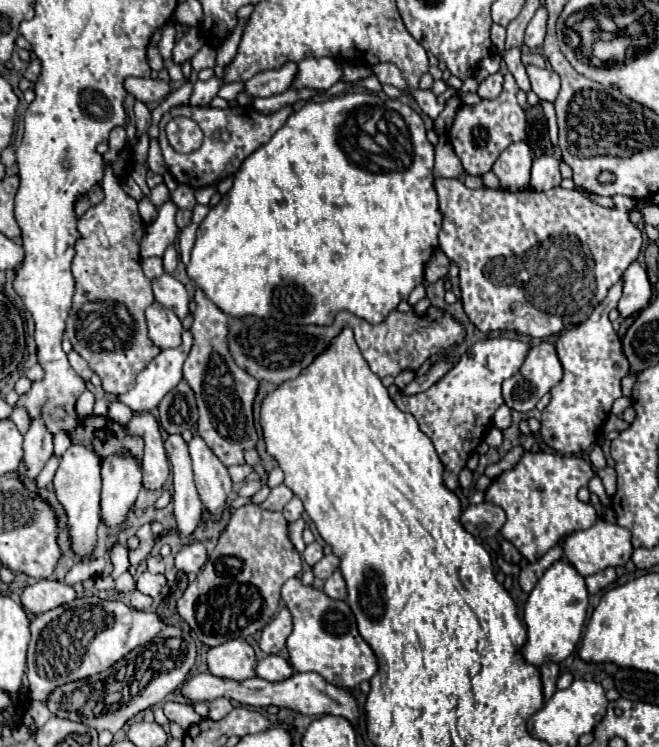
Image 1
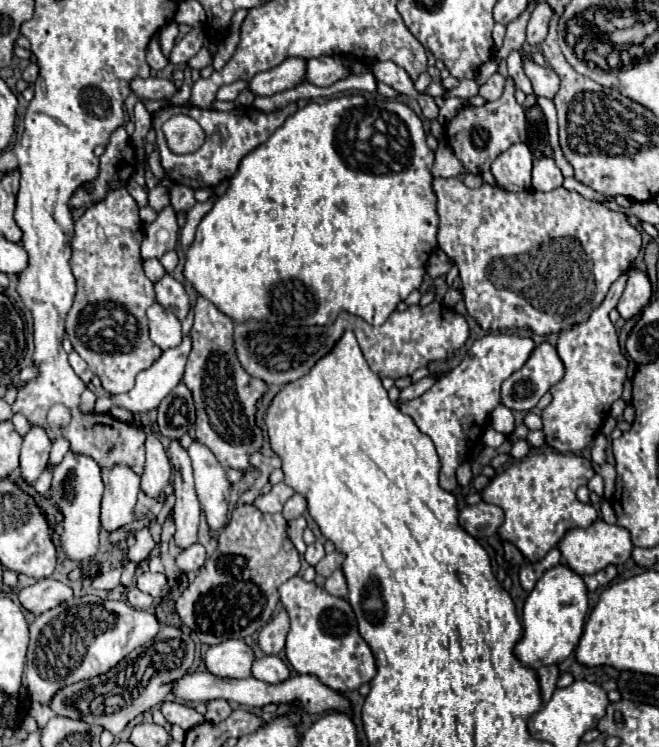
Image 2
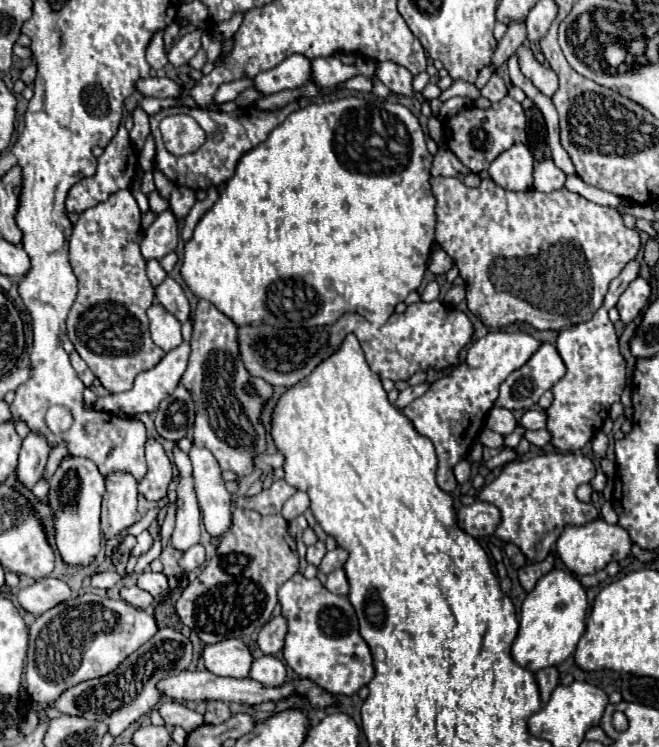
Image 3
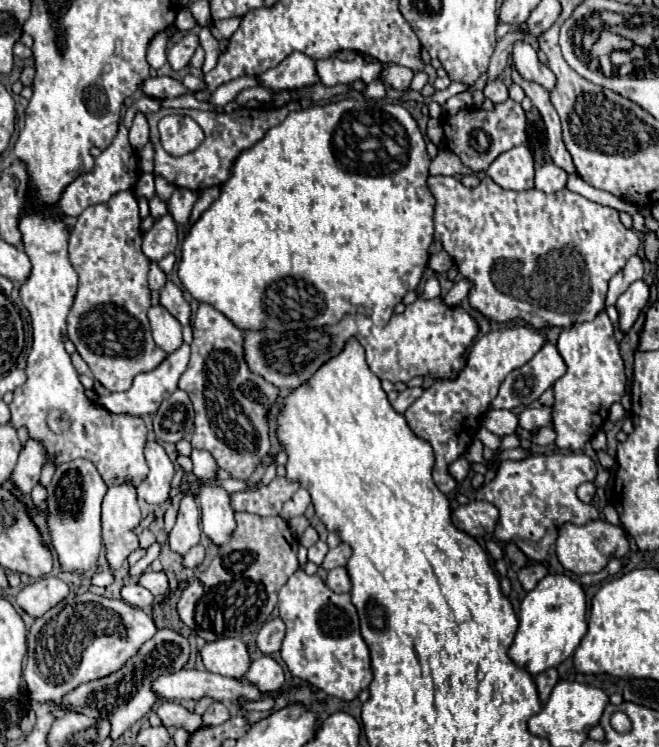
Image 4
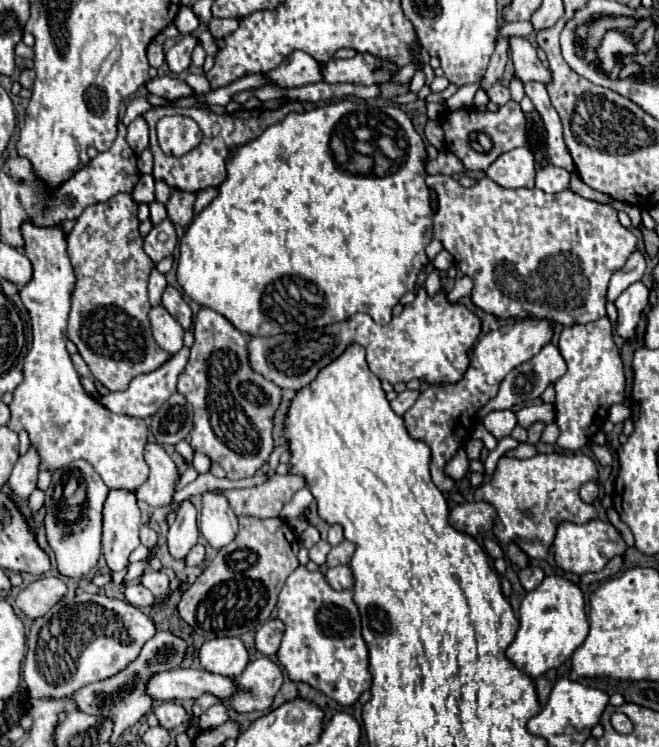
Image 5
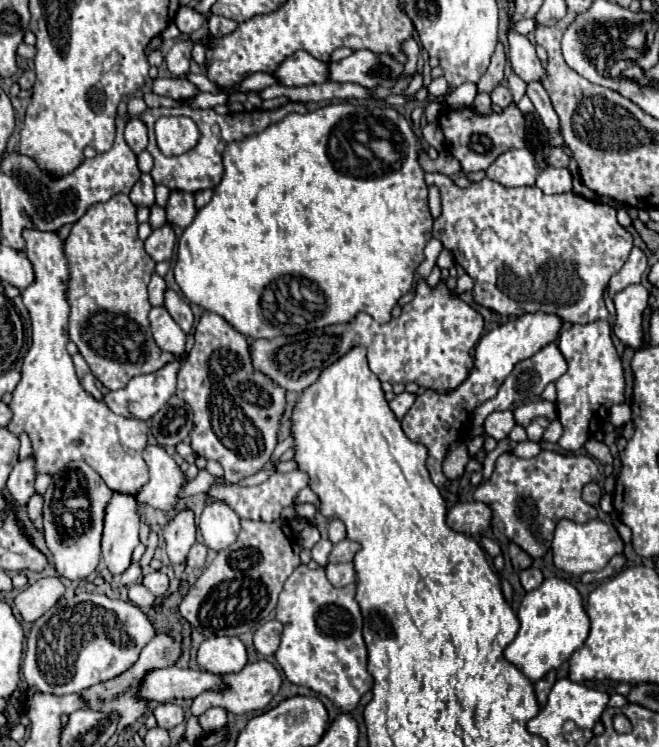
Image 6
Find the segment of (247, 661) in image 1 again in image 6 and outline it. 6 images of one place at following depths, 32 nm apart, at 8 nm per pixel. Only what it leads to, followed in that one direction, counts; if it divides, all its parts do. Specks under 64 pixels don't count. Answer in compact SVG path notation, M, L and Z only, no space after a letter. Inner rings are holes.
M212 636L202 640L196 662L202 670L212 674L240 672L246 666L248 654L236 636Z

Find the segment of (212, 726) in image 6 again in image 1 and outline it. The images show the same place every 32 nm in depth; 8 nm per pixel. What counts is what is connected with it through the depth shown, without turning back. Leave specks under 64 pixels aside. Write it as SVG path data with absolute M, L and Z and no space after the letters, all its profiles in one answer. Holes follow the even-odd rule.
M216 698L216 700L208 702L208 708L210 708L210 712L208 712L206 718L210 718L210 720L222 720L224 716L230 714L232 704L228 700L224 700L224 698Z

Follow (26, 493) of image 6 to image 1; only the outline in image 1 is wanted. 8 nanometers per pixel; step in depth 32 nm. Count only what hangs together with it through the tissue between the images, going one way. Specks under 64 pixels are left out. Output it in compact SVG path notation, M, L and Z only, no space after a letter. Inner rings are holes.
M42 420L30 422L30 430L24 434L22 450L22 464L26 466L26 476L32 480L40 474L40 470L52 456L52 434L46 430Z

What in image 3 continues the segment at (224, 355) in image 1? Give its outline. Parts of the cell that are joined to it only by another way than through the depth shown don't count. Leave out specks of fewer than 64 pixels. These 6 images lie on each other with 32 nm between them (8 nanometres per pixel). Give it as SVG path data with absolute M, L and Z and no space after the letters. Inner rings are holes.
M200 300L192 326L192 354L180 378L180 386L190 392L196 406L192 444L208 448L222 470L244 478L252 474L254 458L266 452L266 428L260 424L260 412L268 398L272 398L274 388L246 370L238 350L238 328L228 316Z

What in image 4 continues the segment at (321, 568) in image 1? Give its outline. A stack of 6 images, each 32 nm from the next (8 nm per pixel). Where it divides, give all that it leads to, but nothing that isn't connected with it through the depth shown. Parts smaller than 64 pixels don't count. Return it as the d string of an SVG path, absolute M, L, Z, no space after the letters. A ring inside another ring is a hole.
M340 542L336 548L332 548L328 554L326 554L326 560L322 564L324 570L332 570L336 566L346 566L348 558L352 554L352 548L346 544L346 542Z

